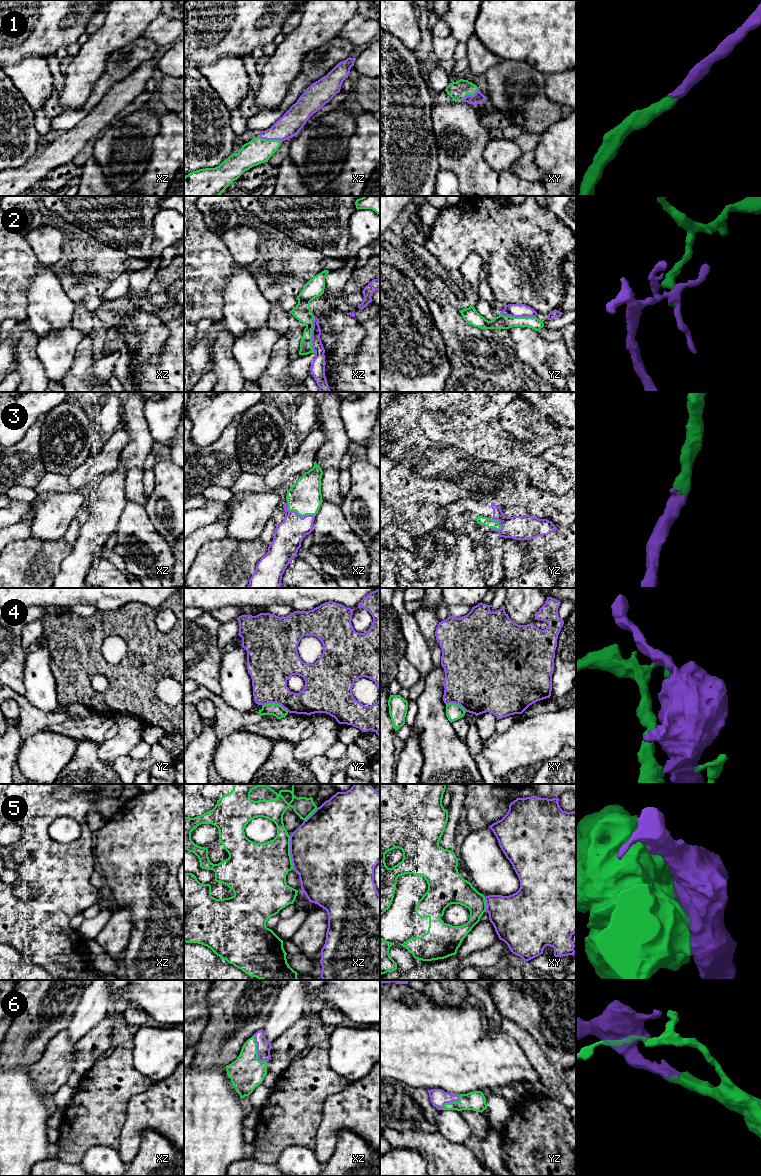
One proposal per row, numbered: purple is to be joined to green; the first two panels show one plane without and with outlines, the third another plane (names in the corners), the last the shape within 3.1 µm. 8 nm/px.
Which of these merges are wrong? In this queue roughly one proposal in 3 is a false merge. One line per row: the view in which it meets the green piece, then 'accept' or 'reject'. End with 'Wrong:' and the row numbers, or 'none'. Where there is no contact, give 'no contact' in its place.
1: meets green in xz; accept
2: meets green in yz; reject
3: meets green in xz; accept
4: meets green in yz; reject
5: meets green in xz; reject
6: meets green in xz; accept
Wrong: 2, 4, 5

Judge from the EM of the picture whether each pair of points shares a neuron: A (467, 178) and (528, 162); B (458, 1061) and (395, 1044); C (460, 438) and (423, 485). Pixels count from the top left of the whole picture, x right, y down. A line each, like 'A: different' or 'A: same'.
A: different
B: same
C: different

